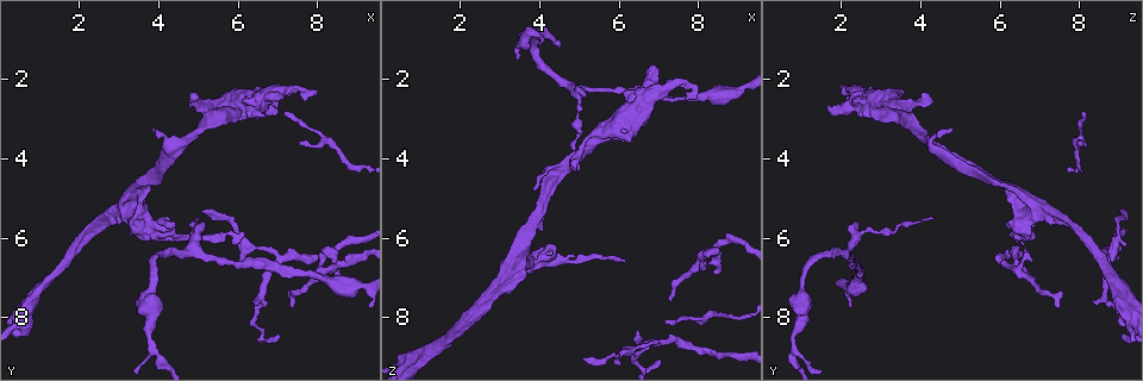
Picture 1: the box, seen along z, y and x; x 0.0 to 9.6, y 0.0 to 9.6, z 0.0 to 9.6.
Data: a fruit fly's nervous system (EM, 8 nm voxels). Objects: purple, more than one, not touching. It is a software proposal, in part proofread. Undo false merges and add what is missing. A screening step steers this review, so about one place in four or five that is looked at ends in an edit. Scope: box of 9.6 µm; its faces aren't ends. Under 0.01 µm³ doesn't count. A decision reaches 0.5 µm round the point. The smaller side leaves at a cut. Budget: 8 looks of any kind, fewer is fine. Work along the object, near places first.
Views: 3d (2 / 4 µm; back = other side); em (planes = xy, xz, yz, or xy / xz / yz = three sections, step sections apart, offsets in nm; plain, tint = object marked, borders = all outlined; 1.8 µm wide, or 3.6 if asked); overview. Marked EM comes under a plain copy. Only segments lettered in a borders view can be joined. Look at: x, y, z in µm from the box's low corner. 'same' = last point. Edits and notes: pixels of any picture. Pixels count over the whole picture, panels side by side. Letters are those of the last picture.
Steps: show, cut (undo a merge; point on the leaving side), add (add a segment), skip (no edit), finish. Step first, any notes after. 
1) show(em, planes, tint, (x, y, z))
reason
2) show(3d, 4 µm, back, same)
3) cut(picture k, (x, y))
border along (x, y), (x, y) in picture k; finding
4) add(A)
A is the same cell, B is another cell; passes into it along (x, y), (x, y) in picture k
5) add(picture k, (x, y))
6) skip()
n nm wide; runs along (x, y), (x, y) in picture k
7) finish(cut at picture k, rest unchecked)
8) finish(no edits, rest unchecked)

show(em, yz, step 8, tint, (7.10, 6.60, 8.65))
a fork

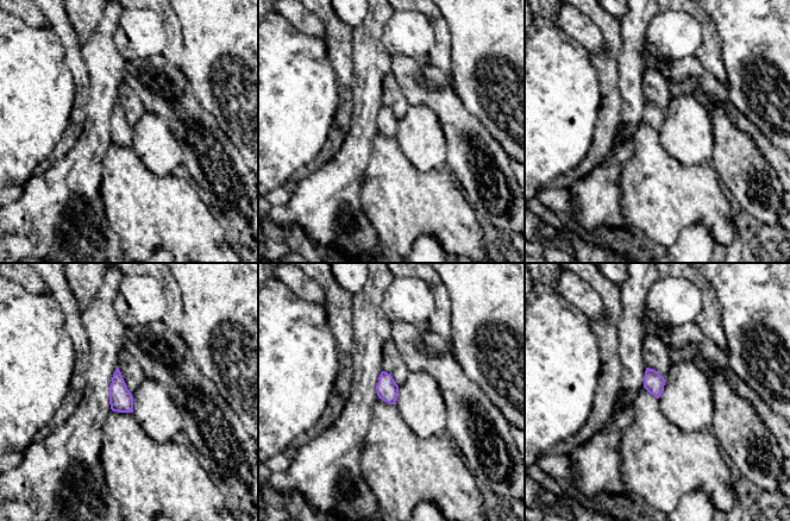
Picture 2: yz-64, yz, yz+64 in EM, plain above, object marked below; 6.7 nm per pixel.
show(em, planes, borders, same)
another direction

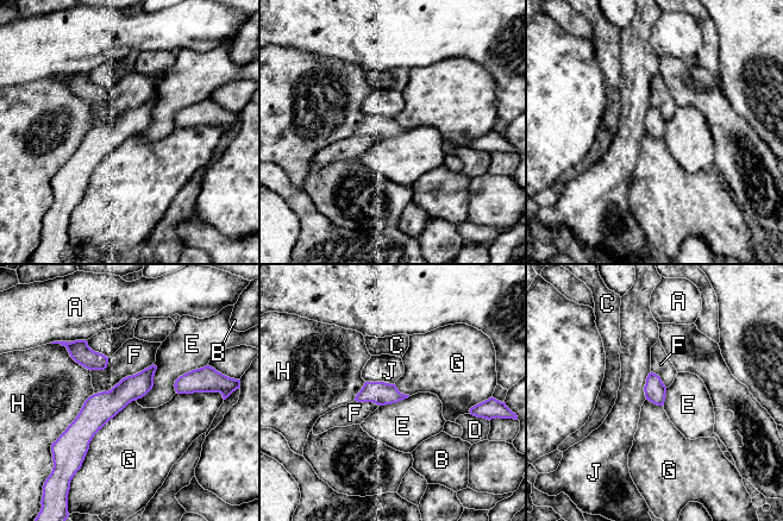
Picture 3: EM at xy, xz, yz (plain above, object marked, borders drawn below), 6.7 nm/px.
skip()
A, B, C, D, E, F, G, H and J are other cells; runs along (152, 369), (76, 434), (66, 434) in picture 3; continuous, no second cell

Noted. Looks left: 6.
show(3d, 2 µm, back, (4.95, 5.50, 4.30))
thin end

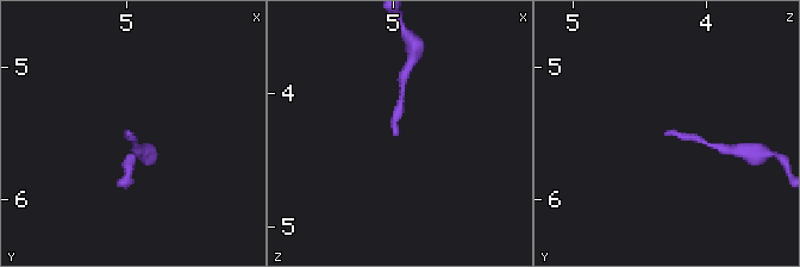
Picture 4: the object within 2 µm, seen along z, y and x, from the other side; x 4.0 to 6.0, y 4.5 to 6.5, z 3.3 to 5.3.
show(em, yz, step 8, borders, (5.02, 5.50, 4.30))
shape alone is not enough

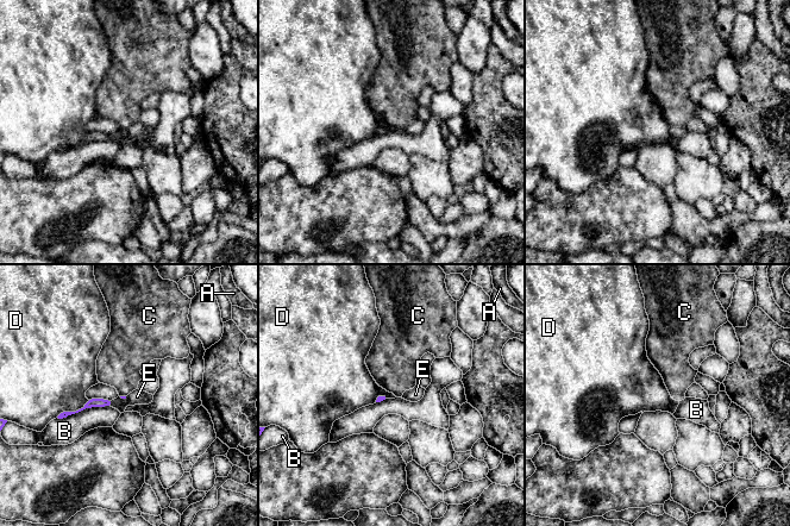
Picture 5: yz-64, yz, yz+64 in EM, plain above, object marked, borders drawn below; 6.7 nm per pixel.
skip()
A, B, C, D and E are other cells; border along (89, 400), (56, 417) in picture 5; no lettered segment goes on from it

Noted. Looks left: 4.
show(3d, 4 µm, back, (7.20, 2.75, 8.10))
tapers out

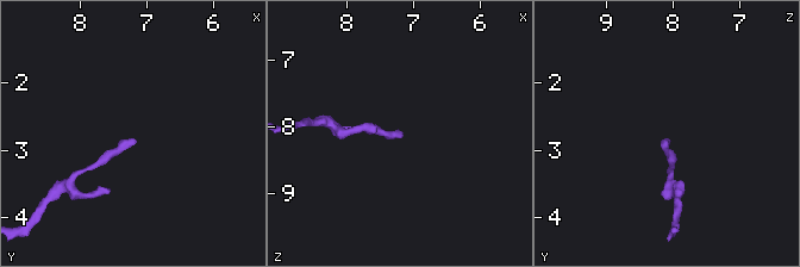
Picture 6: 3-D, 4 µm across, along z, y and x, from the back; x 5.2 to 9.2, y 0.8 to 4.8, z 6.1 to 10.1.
show(em, planes, tint, (7.20, 2.80, 8.10))

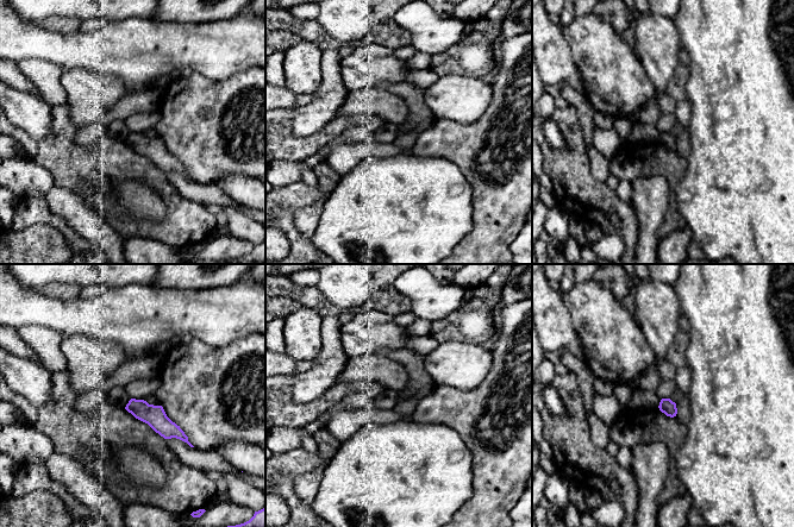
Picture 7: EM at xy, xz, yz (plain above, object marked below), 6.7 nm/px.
show(em, planes, borders, same)

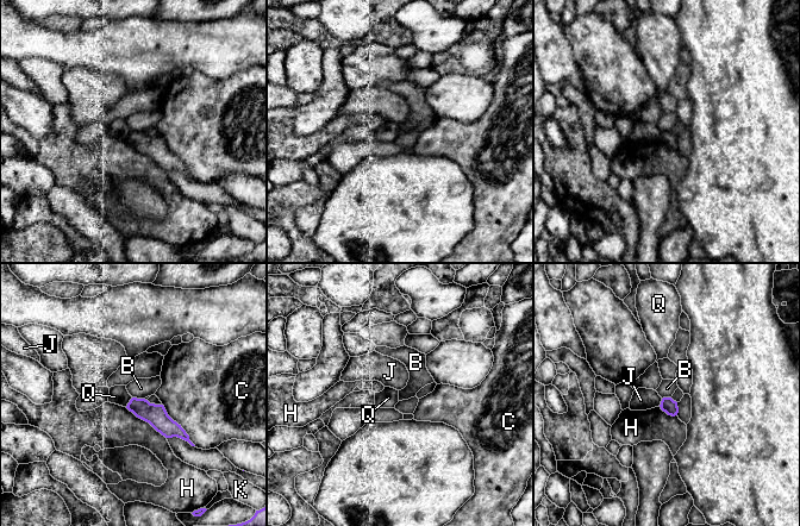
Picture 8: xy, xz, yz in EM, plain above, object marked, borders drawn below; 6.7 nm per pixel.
skip()
C touches over 360 nm; B, C, H, J, K and Q are other cells; runs along (130, 406), (152, 413), (183, 436) in picture 8; none of them fits

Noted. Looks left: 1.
finish(no edits, rest unchecked)

